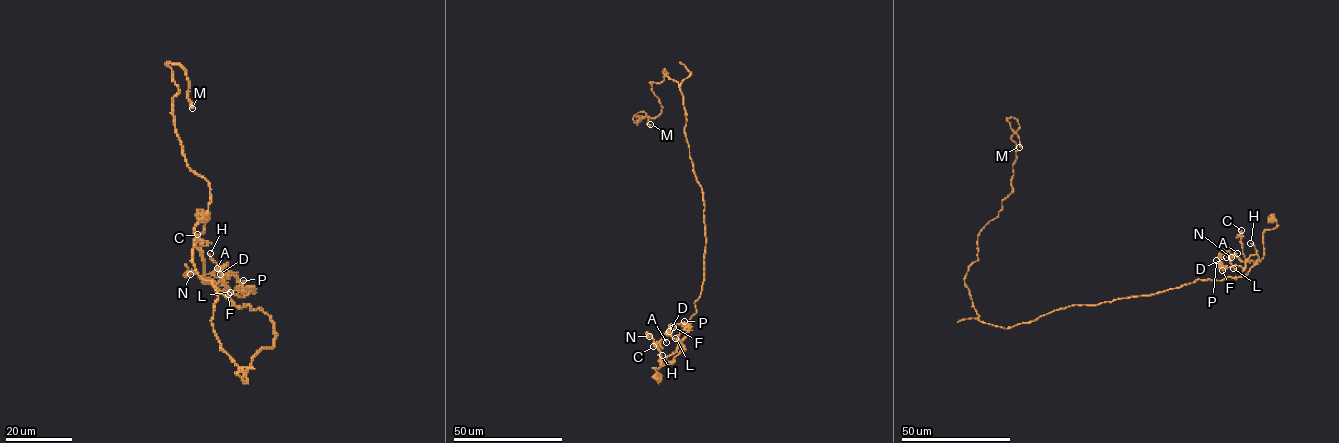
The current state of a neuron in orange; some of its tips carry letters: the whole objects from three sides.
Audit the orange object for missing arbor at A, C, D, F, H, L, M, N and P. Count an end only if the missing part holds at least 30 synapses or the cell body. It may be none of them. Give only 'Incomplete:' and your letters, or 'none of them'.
Incomplete: none of them

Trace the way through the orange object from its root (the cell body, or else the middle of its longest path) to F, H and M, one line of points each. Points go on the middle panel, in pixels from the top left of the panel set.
F: (657, 376), (659, 382), (658, 374), (652, 368), (658, 369), (660, 366), (657, 344), (670, 326), (673, 327)
H: (657, 376), (659, 382), (658, 374), (652, 368), (658, 369), (673, 363), (663, 359), (662, 355)
M: (657, 376), (696, 312), (705, 248), (681, 83), (664, 70), (650, 82), (661, 112), (633, 117), (650, 124)

